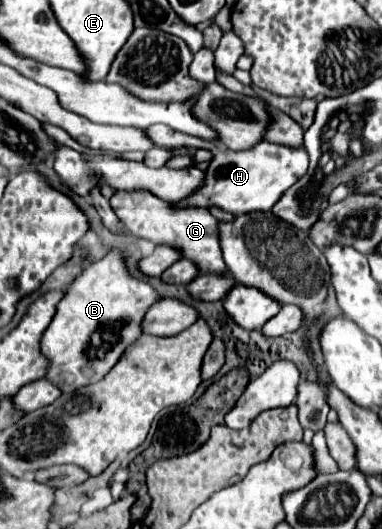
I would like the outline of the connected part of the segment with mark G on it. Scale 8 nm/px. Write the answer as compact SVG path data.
M133 189L133 191L115 191L109 199L115 215L125 223L125 227L143 239L159 243L171 243L171 247L179 247L183 251L183 257L195 259L203 271L225 271L219 237L217 237L217 219L209 213L205 207L175 207L173 203L167 203L153 195L147 189Z

